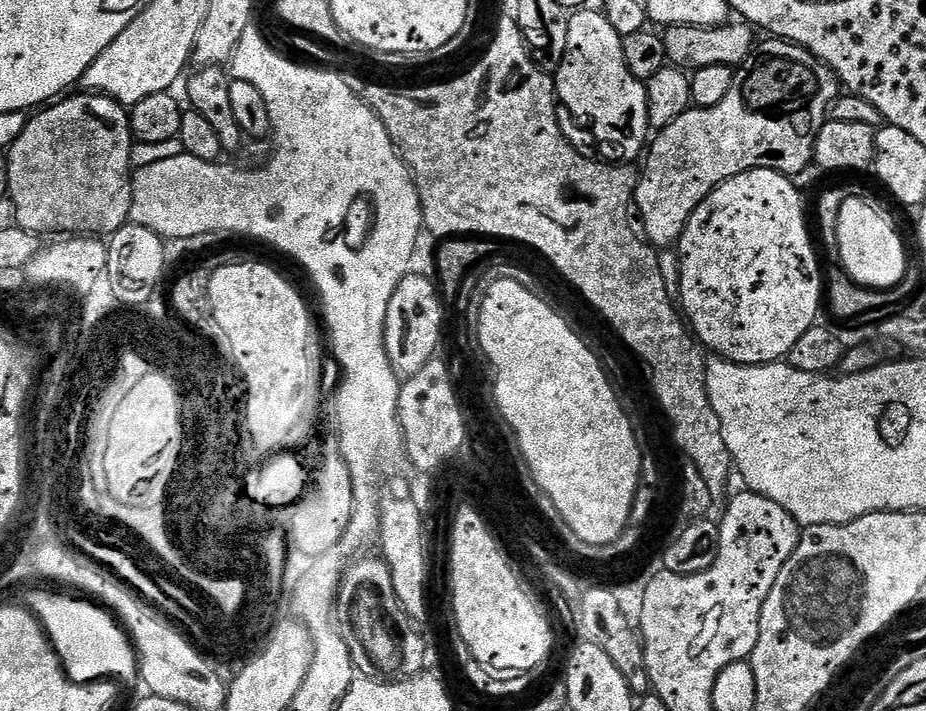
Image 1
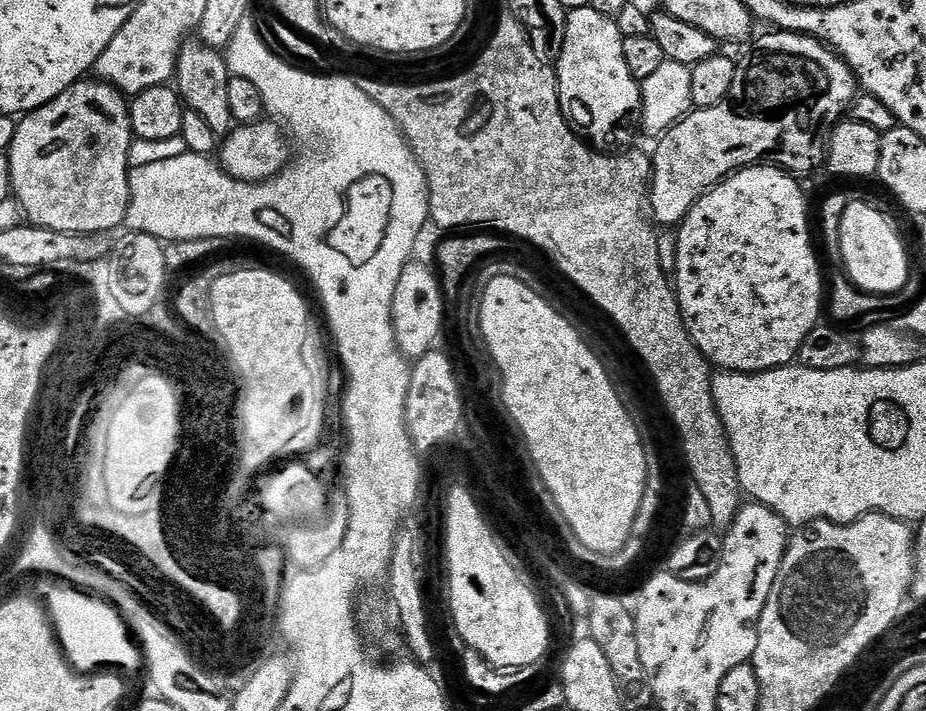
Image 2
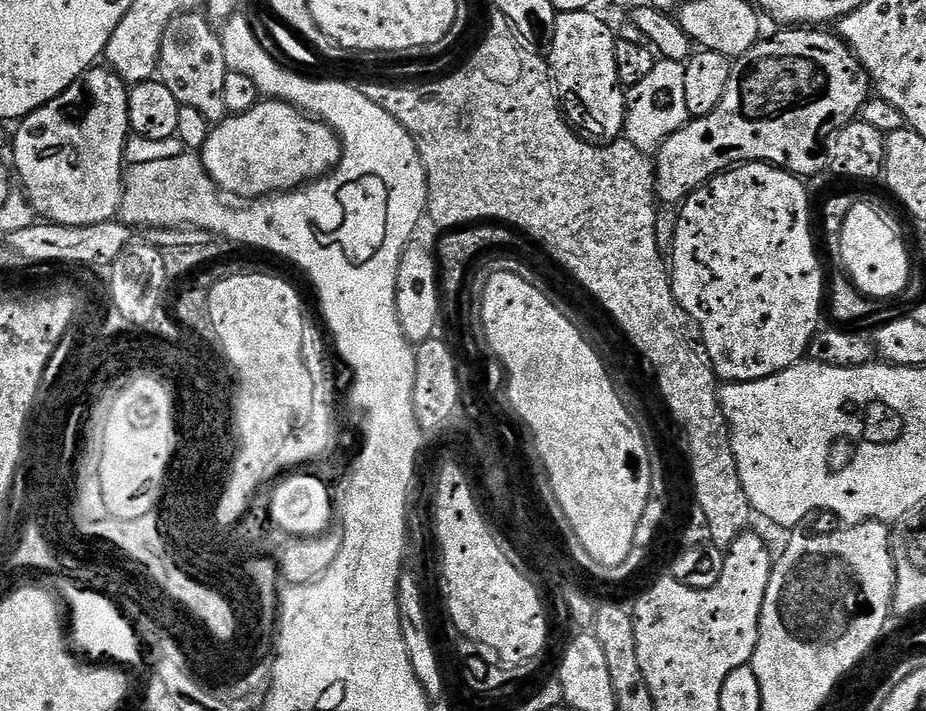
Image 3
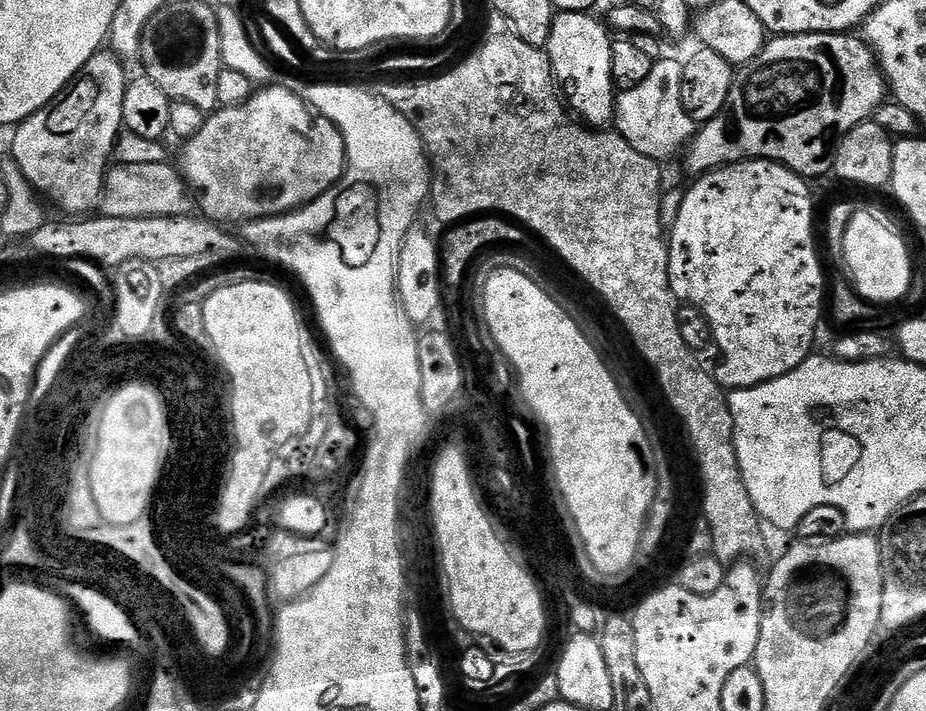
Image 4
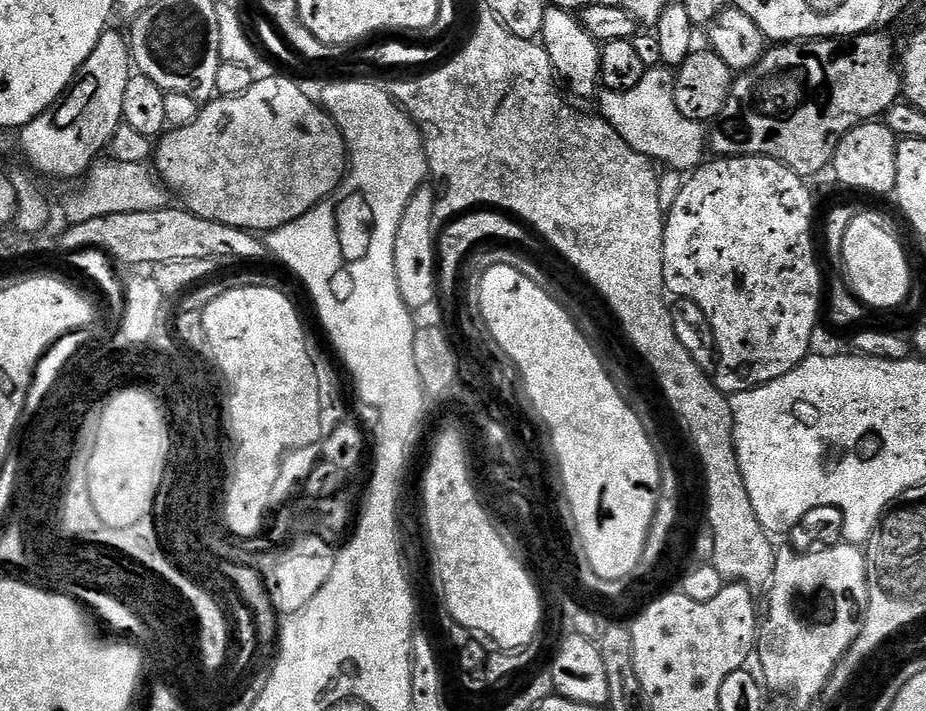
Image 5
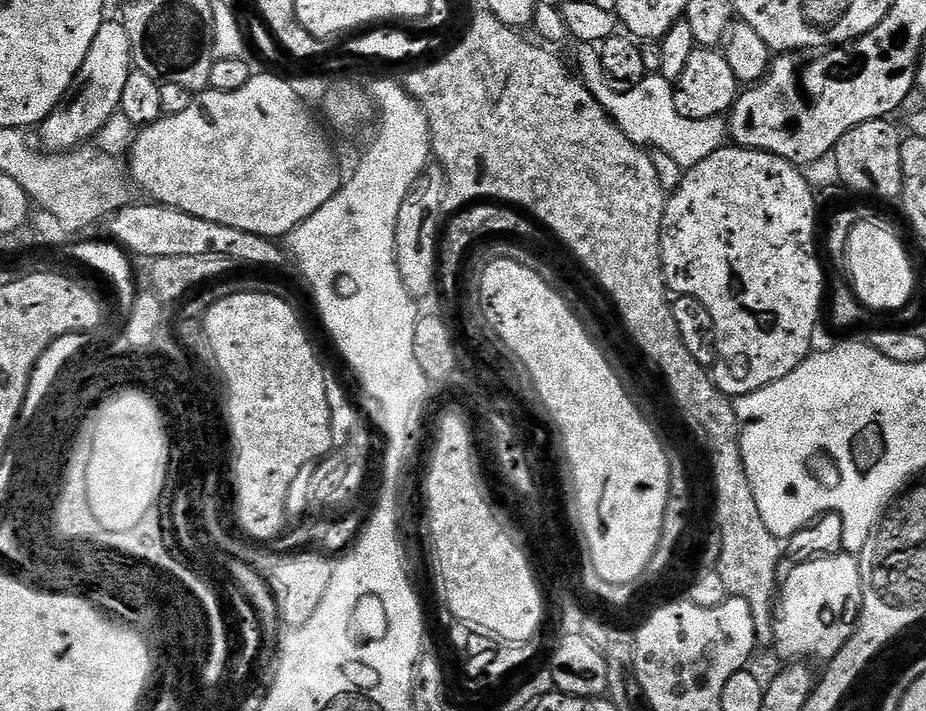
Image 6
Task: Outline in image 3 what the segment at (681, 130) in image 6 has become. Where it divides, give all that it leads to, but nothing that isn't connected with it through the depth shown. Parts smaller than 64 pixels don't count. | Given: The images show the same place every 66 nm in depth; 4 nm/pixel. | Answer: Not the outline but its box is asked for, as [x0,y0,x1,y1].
[623,59,690,154]

